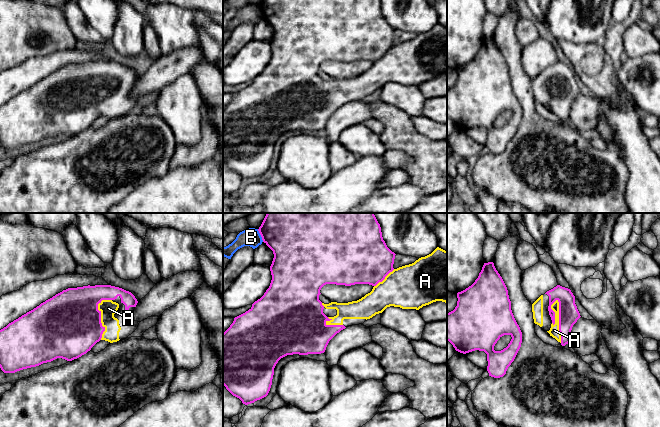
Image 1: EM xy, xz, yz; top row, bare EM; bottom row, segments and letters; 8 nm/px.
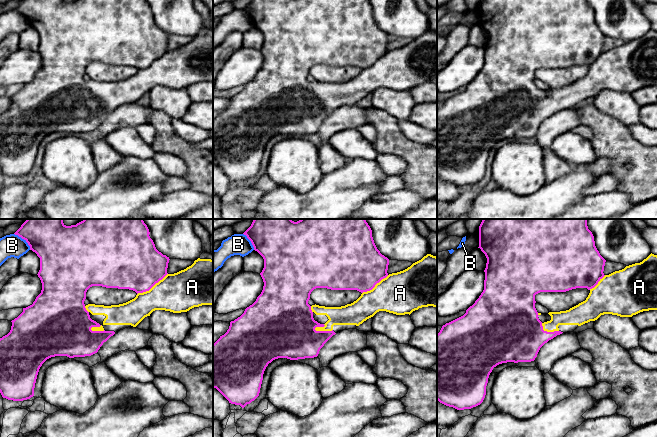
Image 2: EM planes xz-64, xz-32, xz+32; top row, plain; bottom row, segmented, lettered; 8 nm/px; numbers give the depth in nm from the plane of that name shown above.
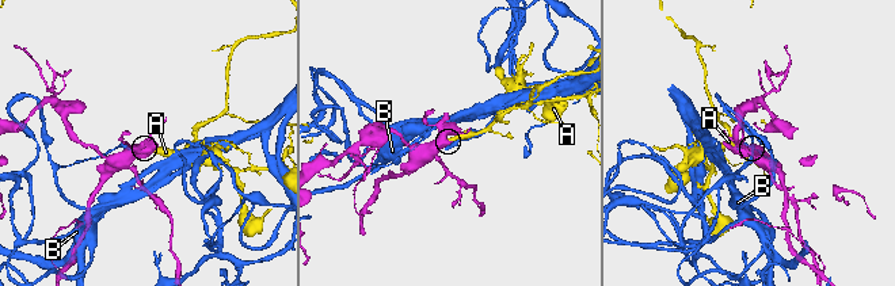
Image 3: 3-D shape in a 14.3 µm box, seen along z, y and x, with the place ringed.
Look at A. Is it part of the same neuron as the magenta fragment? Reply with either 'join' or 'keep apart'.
join

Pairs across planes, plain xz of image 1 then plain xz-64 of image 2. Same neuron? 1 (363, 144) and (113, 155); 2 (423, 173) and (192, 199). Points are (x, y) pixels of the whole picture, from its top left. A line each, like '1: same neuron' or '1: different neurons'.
1: different neurons
2: different neurons

